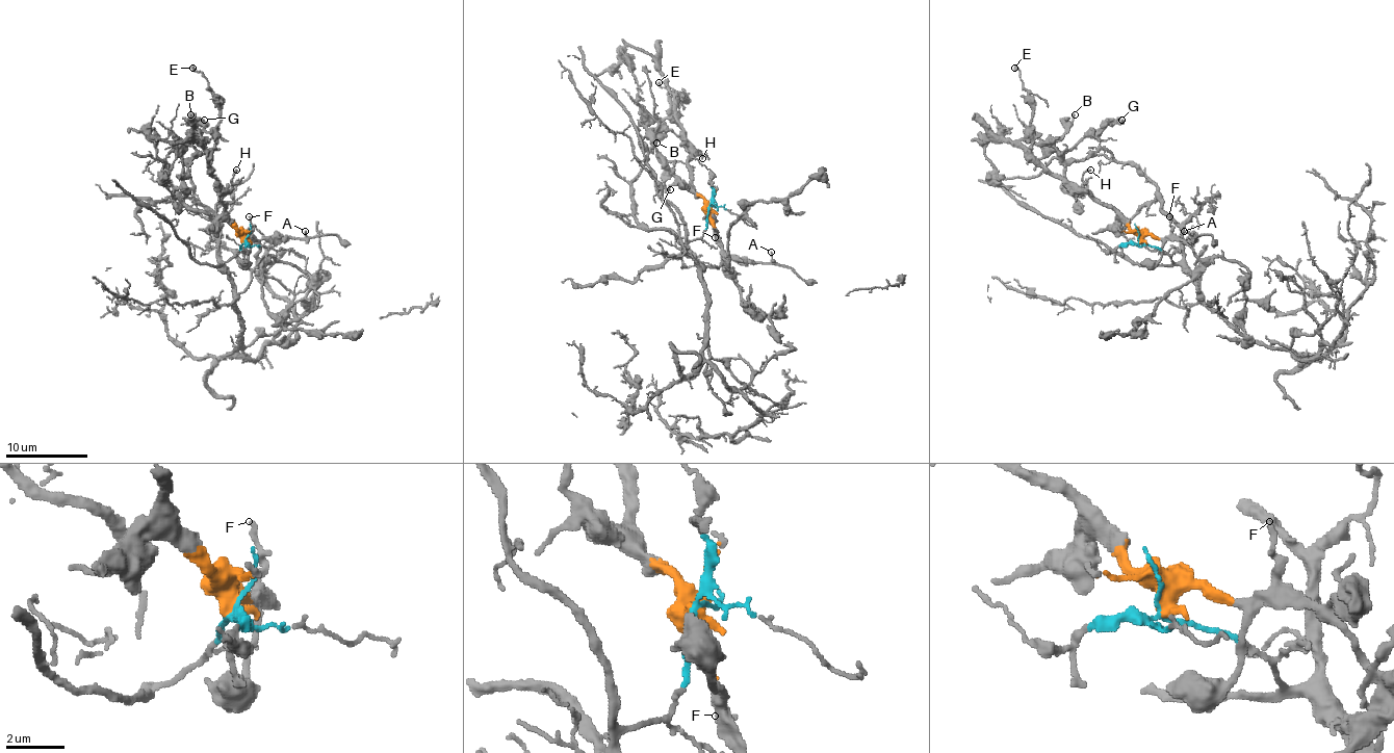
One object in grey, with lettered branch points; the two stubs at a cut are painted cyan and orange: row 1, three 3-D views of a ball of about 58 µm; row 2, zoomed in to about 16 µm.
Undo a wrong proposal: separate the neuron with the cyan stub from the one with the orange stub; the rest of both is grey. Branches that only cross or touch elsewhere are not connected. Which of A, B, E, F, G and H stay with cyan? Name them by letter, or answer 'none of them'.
none of them

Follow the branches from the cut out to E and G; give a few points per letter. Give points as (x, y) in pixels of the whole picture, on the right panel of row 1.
E: (1140, 240), (1113, 210), (1098, 204), (1087, 193), (1079, 193), (1032, 153), (1032, 101), (1020, 71), (1013, 67)
G: (1140, 240), (1113, 210), (1064, 183), (1024, 145), (1052, 143), (1066, 151), (1085, 136), (1098, 136), (1121, 120)

